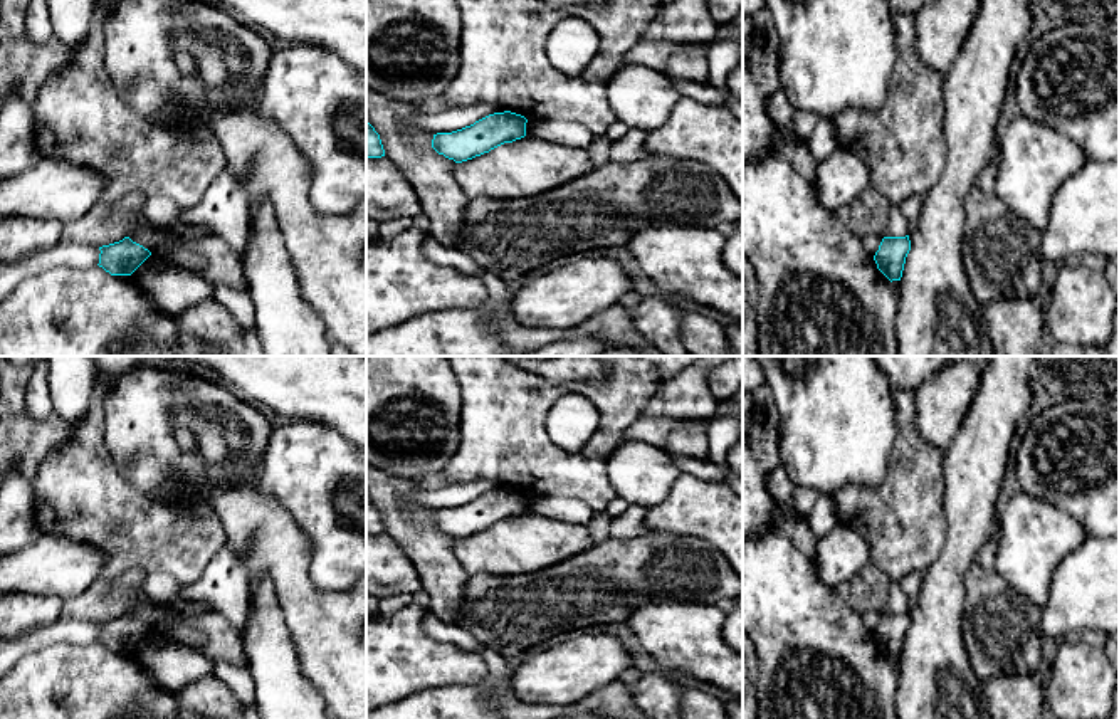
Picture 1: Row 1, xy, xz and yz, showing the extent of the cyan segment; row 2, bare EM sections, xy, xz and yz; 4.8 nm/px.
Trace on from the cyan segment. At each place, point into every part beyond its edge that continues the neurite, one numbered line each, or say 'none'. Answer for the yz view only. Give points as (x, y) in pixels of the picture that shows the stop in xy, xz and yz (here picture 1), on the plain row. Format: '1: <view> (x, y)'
1: yz (898, 602)

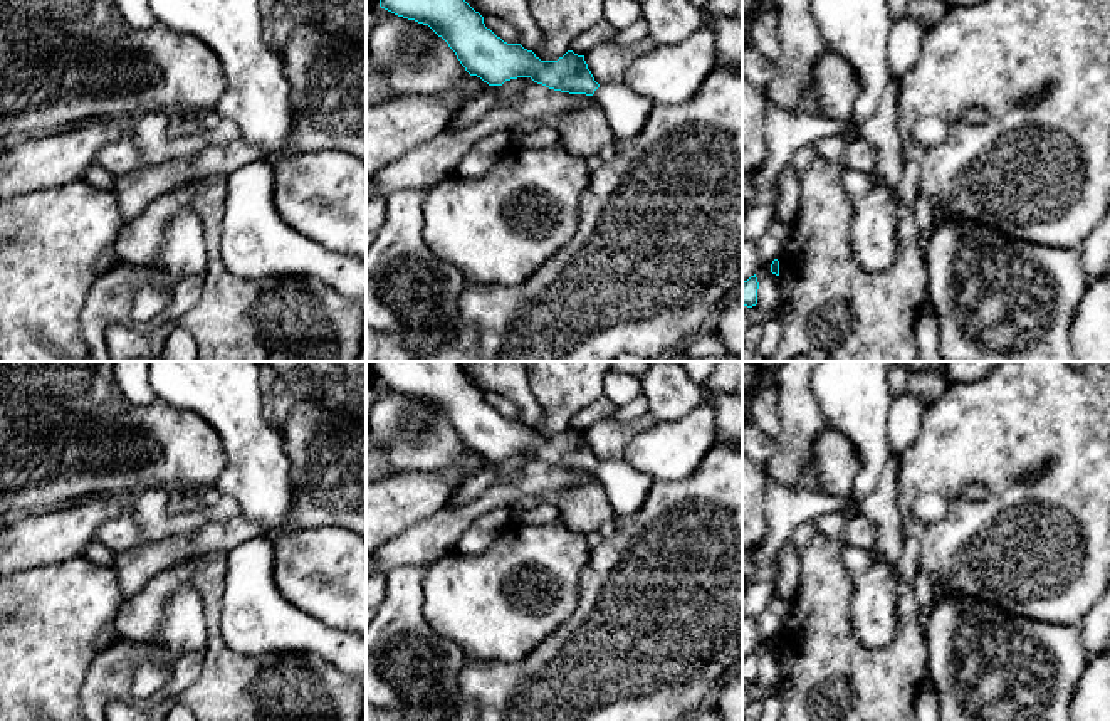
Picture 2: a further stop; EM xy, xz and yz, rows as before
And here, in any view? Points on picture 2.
1: xz (627, 488)

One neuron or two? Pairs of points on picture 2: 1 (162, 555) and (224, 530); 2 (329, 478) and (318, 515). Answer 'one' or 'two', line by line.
1: one
2: one

